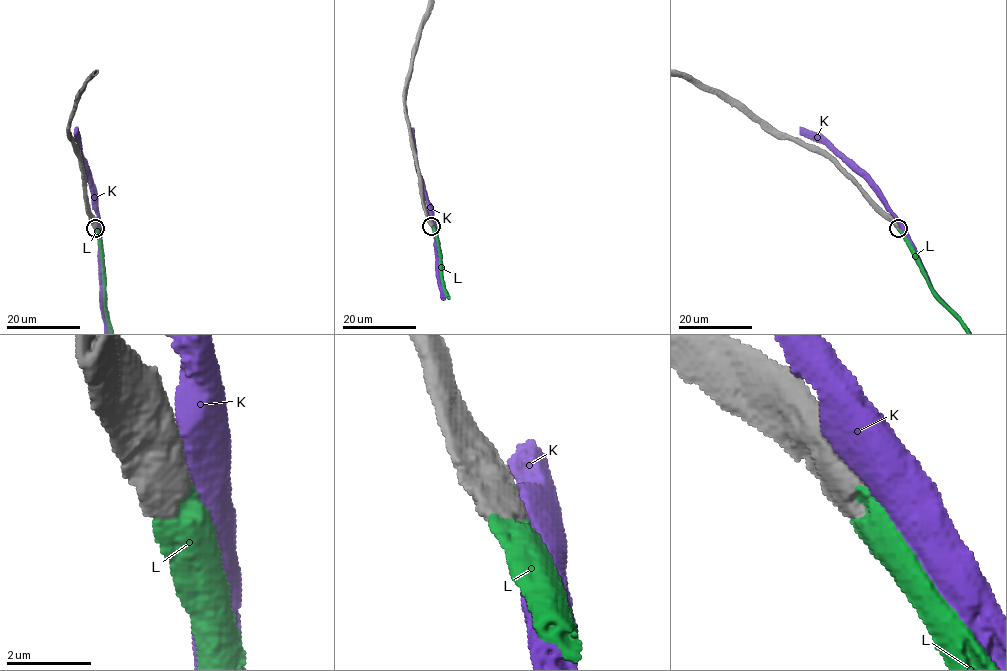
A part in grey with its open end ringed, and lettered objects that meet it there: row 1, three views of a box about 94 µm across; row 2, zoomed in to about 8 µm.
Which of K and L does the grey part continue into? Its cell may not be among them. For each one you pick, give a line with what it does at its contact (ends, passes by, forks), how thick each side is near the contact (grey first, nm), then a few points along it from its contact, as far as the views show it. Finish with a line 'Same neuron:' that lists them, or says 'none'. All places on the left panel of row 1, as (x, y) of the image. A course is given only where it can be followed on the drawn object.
L: it ends there; 750 nm thick on the grey side, 600 nm on the other
Same neuron: L

